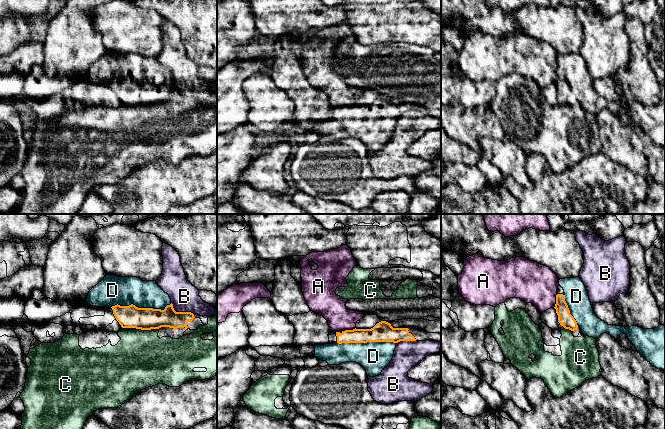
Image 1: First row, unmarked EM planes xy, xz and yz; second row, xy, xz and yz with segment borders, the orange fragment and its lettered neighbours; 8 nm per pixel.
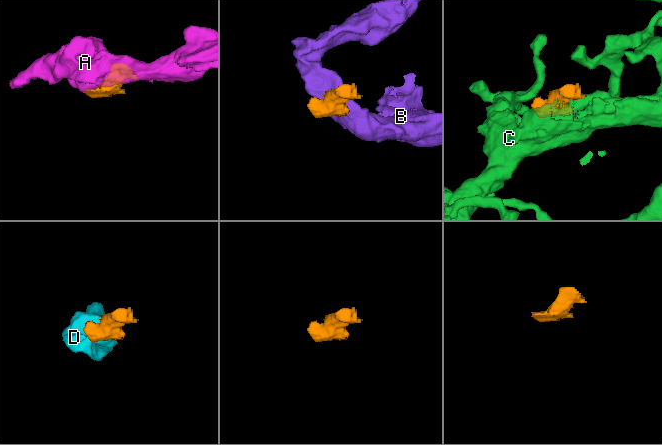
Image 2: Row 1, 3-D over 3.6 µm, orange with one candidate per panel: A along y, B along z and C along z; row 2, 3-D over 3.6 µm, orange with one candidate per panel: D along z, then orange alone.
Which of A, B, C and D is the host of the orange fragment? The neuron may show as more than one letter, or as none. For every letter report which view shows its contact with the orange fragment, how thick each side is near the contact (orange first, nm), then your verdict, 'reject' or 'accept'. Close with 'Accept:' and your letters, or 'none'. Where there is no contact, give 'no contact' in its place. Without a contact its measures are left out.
A: xz | 140/220 nm | reject
B: xy | 170/220 nm | reject
C: xy | 180/440 nm | reject
D: xy | 180/240 nm | accept
Accept: D

